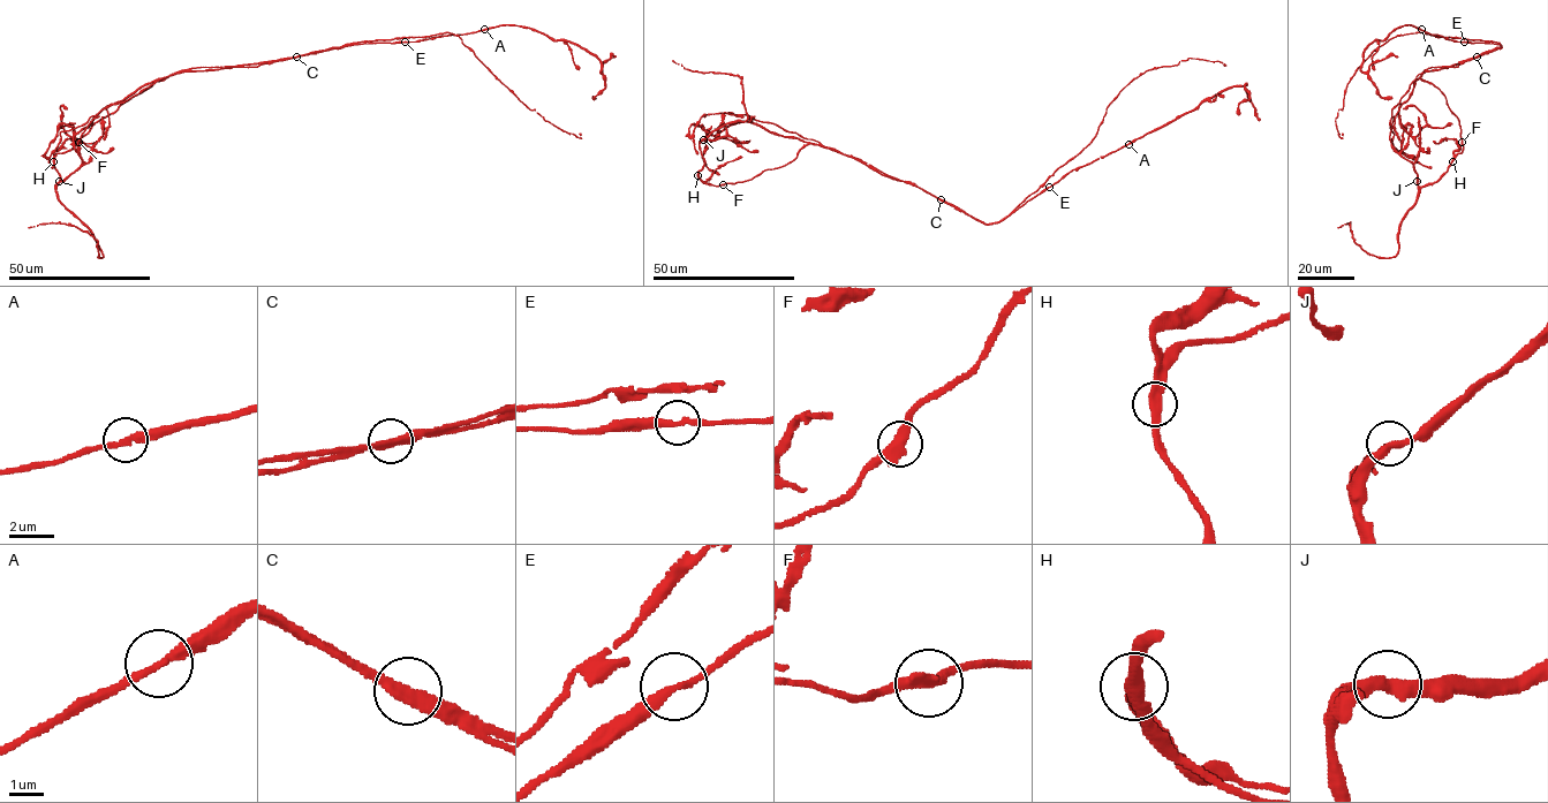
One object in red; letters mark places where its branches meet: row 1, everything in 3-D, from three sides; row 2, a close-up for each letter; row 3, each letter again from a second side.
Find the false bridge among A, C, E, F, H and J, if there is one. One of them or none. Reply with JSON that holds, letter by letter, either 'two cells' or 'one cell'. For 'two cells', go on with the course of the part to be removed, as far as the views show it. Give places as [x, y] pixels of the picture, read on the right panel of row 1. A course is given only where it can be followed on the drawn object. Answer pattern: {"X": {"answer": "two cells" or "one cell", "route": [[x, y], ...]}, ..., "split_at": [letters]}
{"A": {"answer": "one cell"}, "C": {"answer": "two cells", "route": [[1477, 57], [1501, 46], [1420, 32], [1388, 39], [1346, 84], [1343, 110], [1335, 120], [1339, 137], [1342, 133]]}, "E": {"answer": "one cell"}, "F": {"answer": "one cell"}, "H": {"answer": "one cell"}, "J": {"answer": "one cell"}, "split_at": ["C"]}

